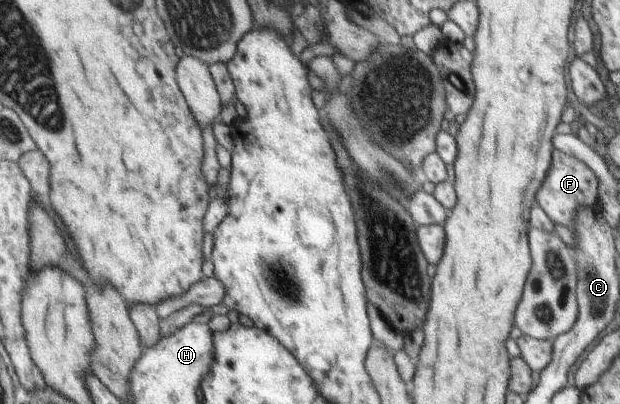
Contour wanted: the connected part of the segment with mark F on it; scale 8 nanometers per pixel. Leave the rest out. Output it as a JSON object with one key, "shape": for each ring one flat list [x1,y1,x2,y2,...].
{"shape":[[556,150,556,154,552,154,552,170,548,170,548,182,544,182,544,186,540,186,540,194,536,194,536,202,548,219,553,224,571,229,576,208,594,207,598,204,597,200,598,182,594,172,584,162]]}

